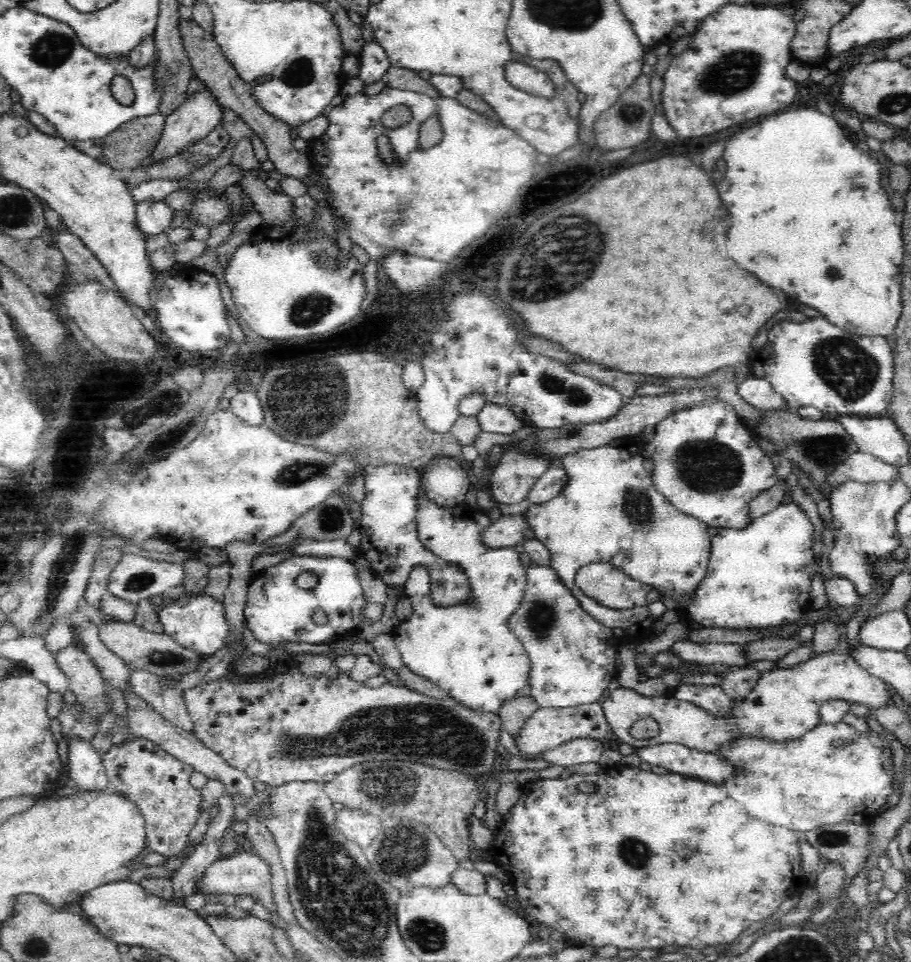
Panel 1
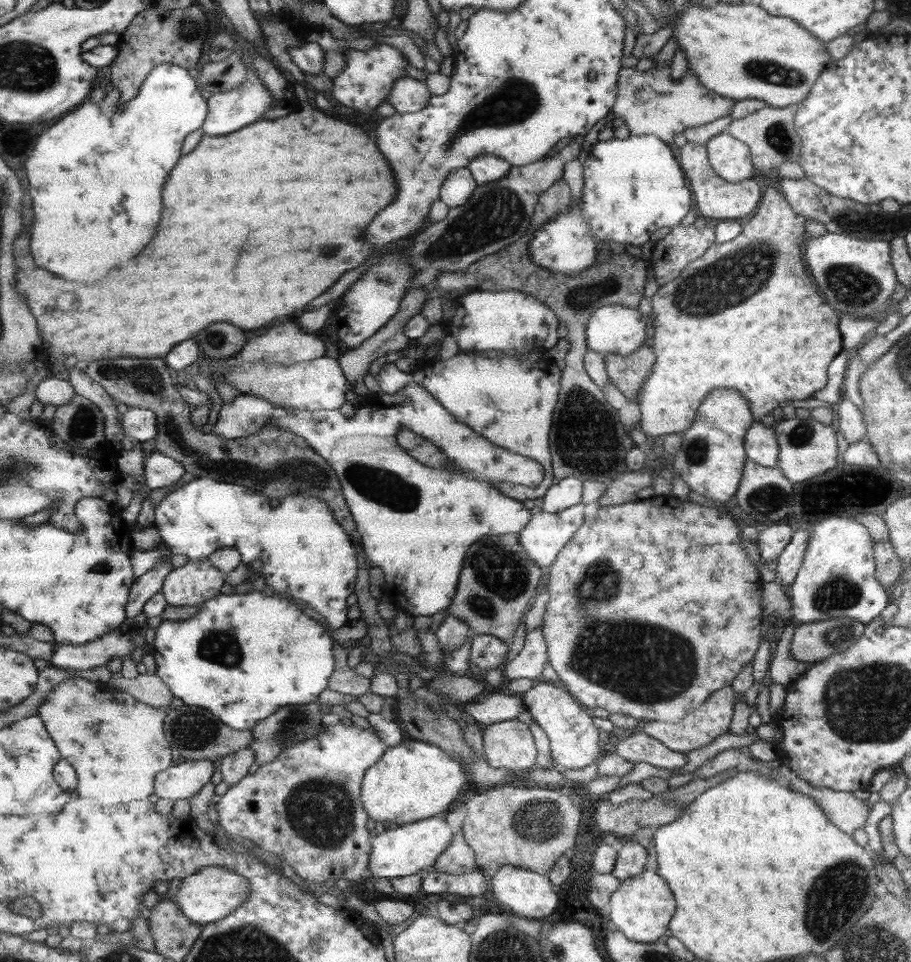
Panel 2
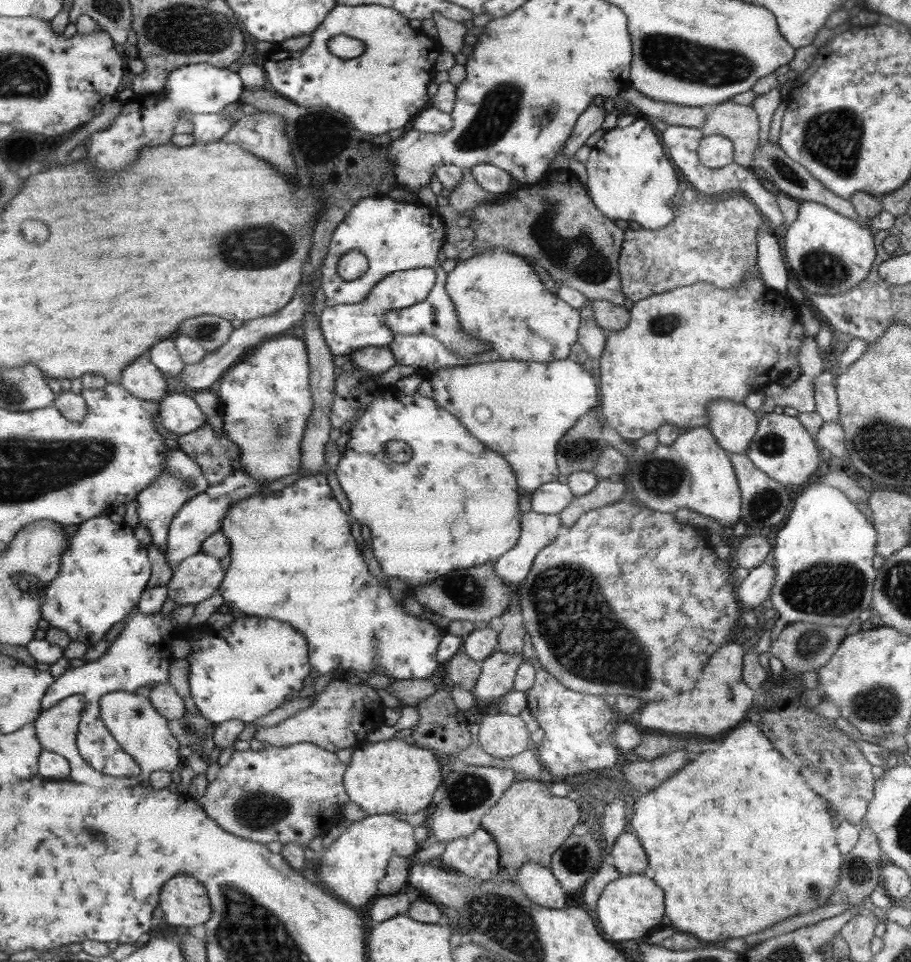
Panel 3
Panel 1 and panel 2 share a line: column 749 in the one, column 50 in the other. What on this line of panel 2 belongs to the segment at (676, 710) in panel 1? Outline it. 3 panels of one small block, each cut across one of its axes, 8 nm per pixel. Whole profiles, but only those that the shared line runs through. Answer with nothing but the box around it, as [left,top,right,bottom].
[38,678,174,805]

